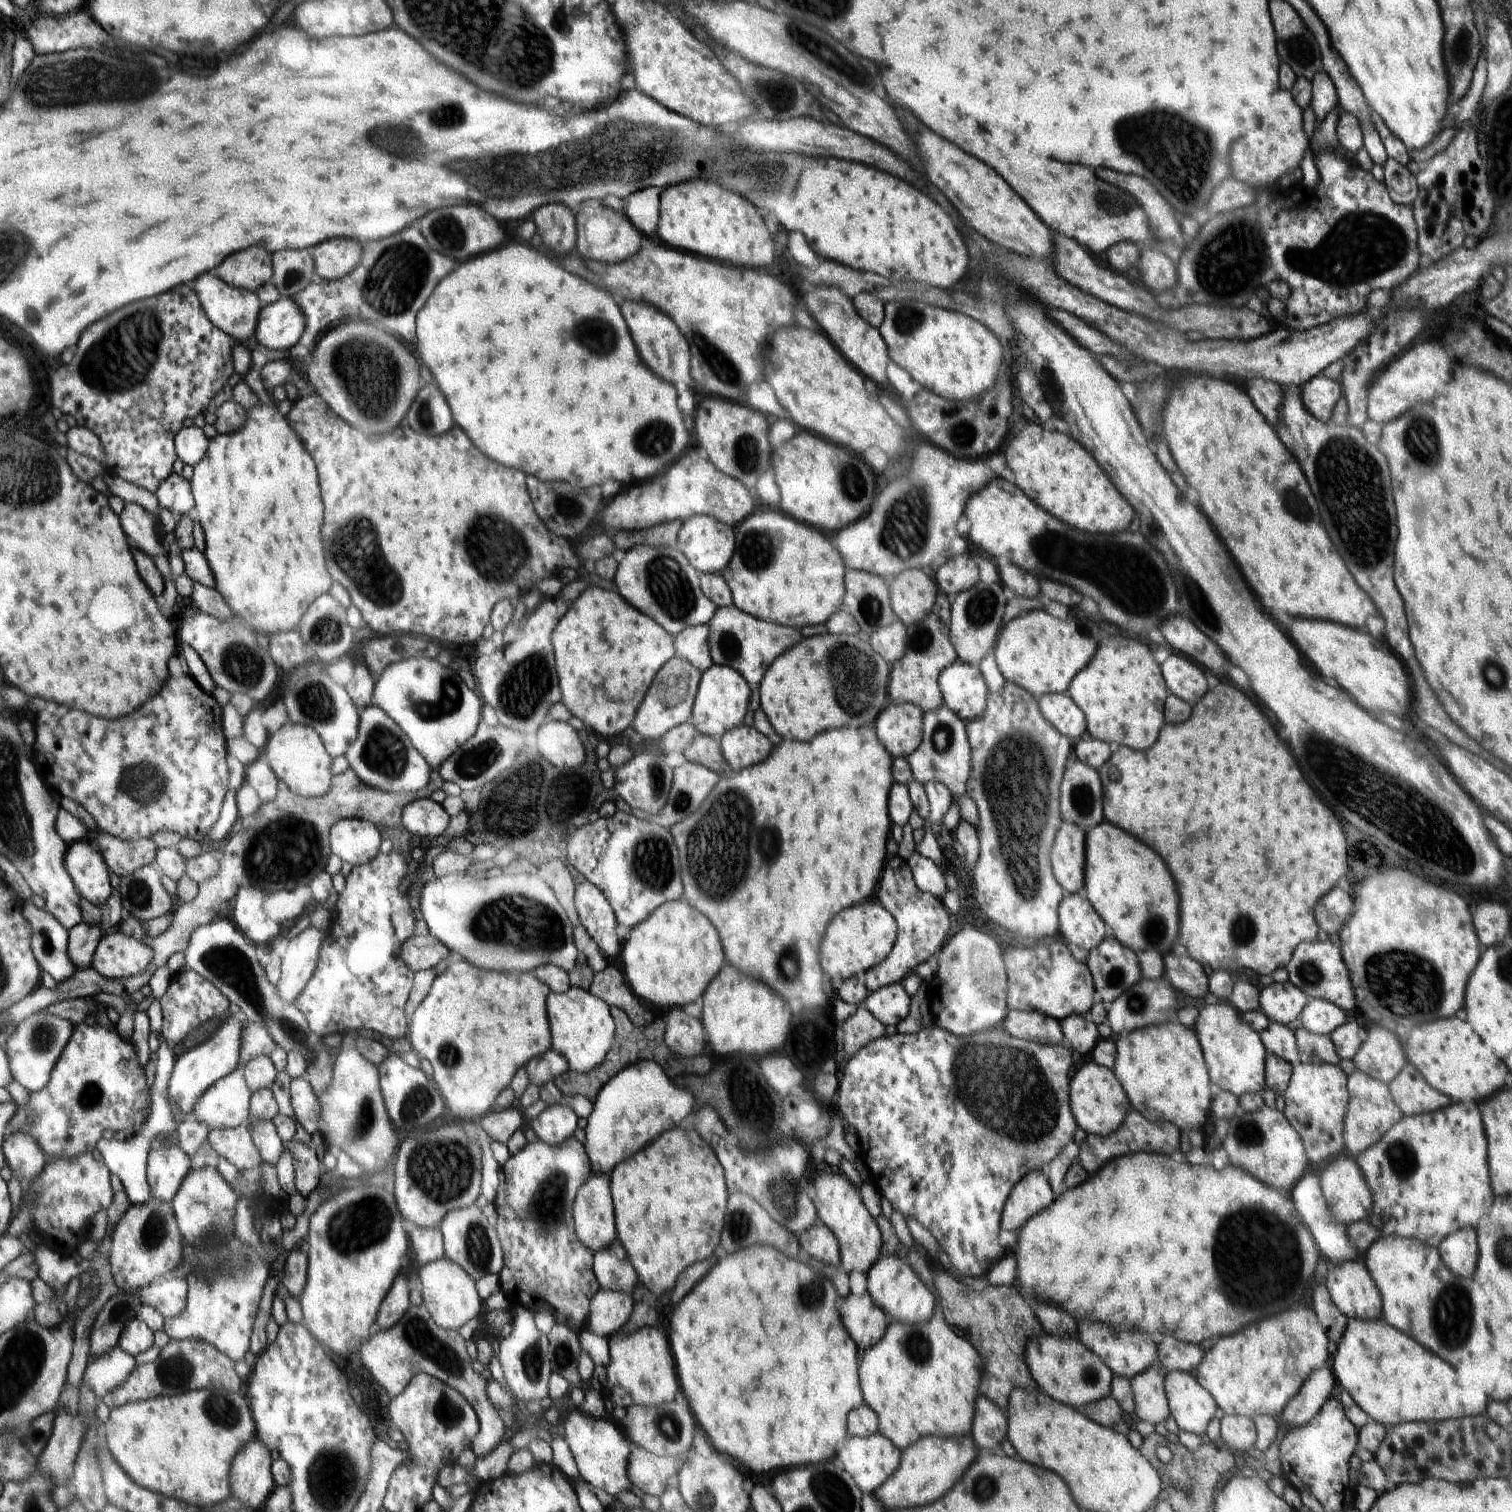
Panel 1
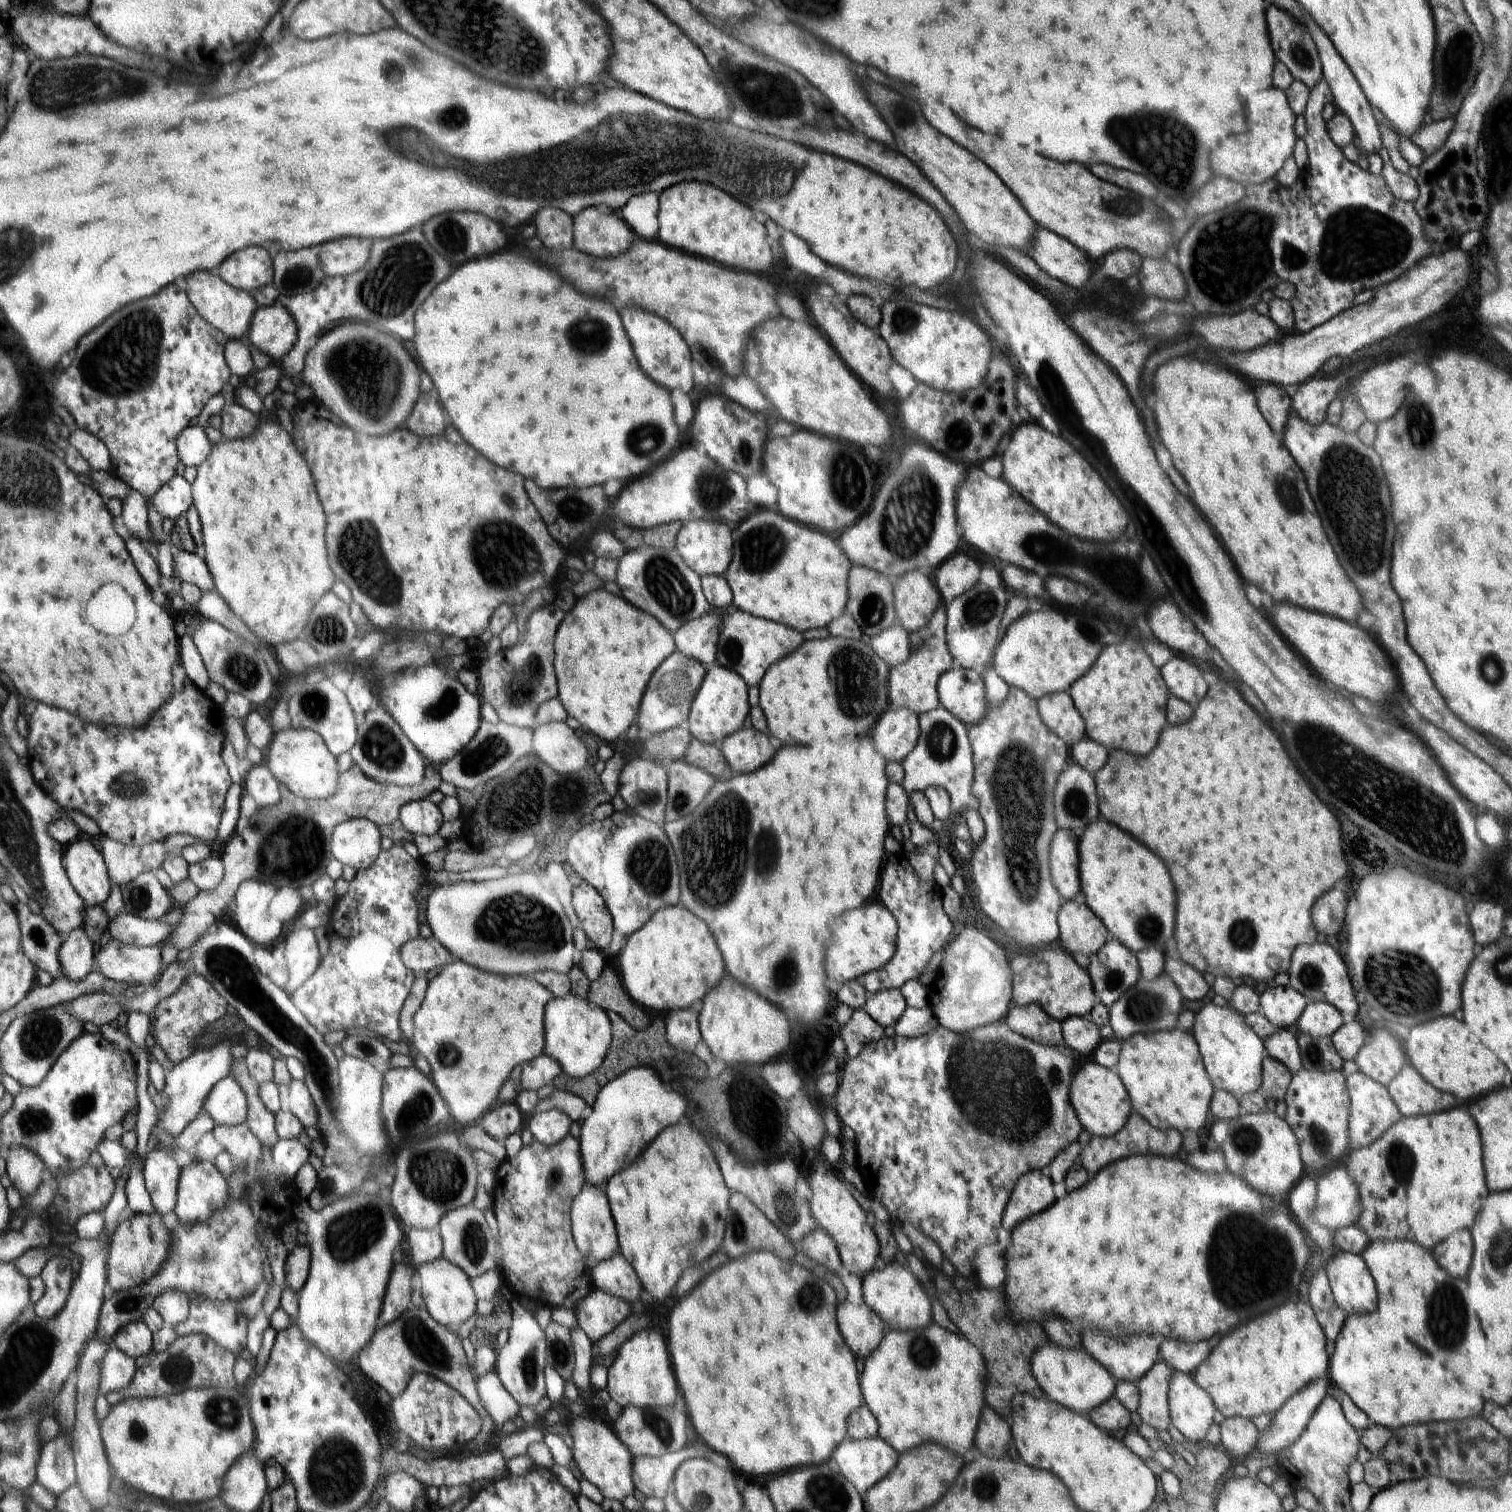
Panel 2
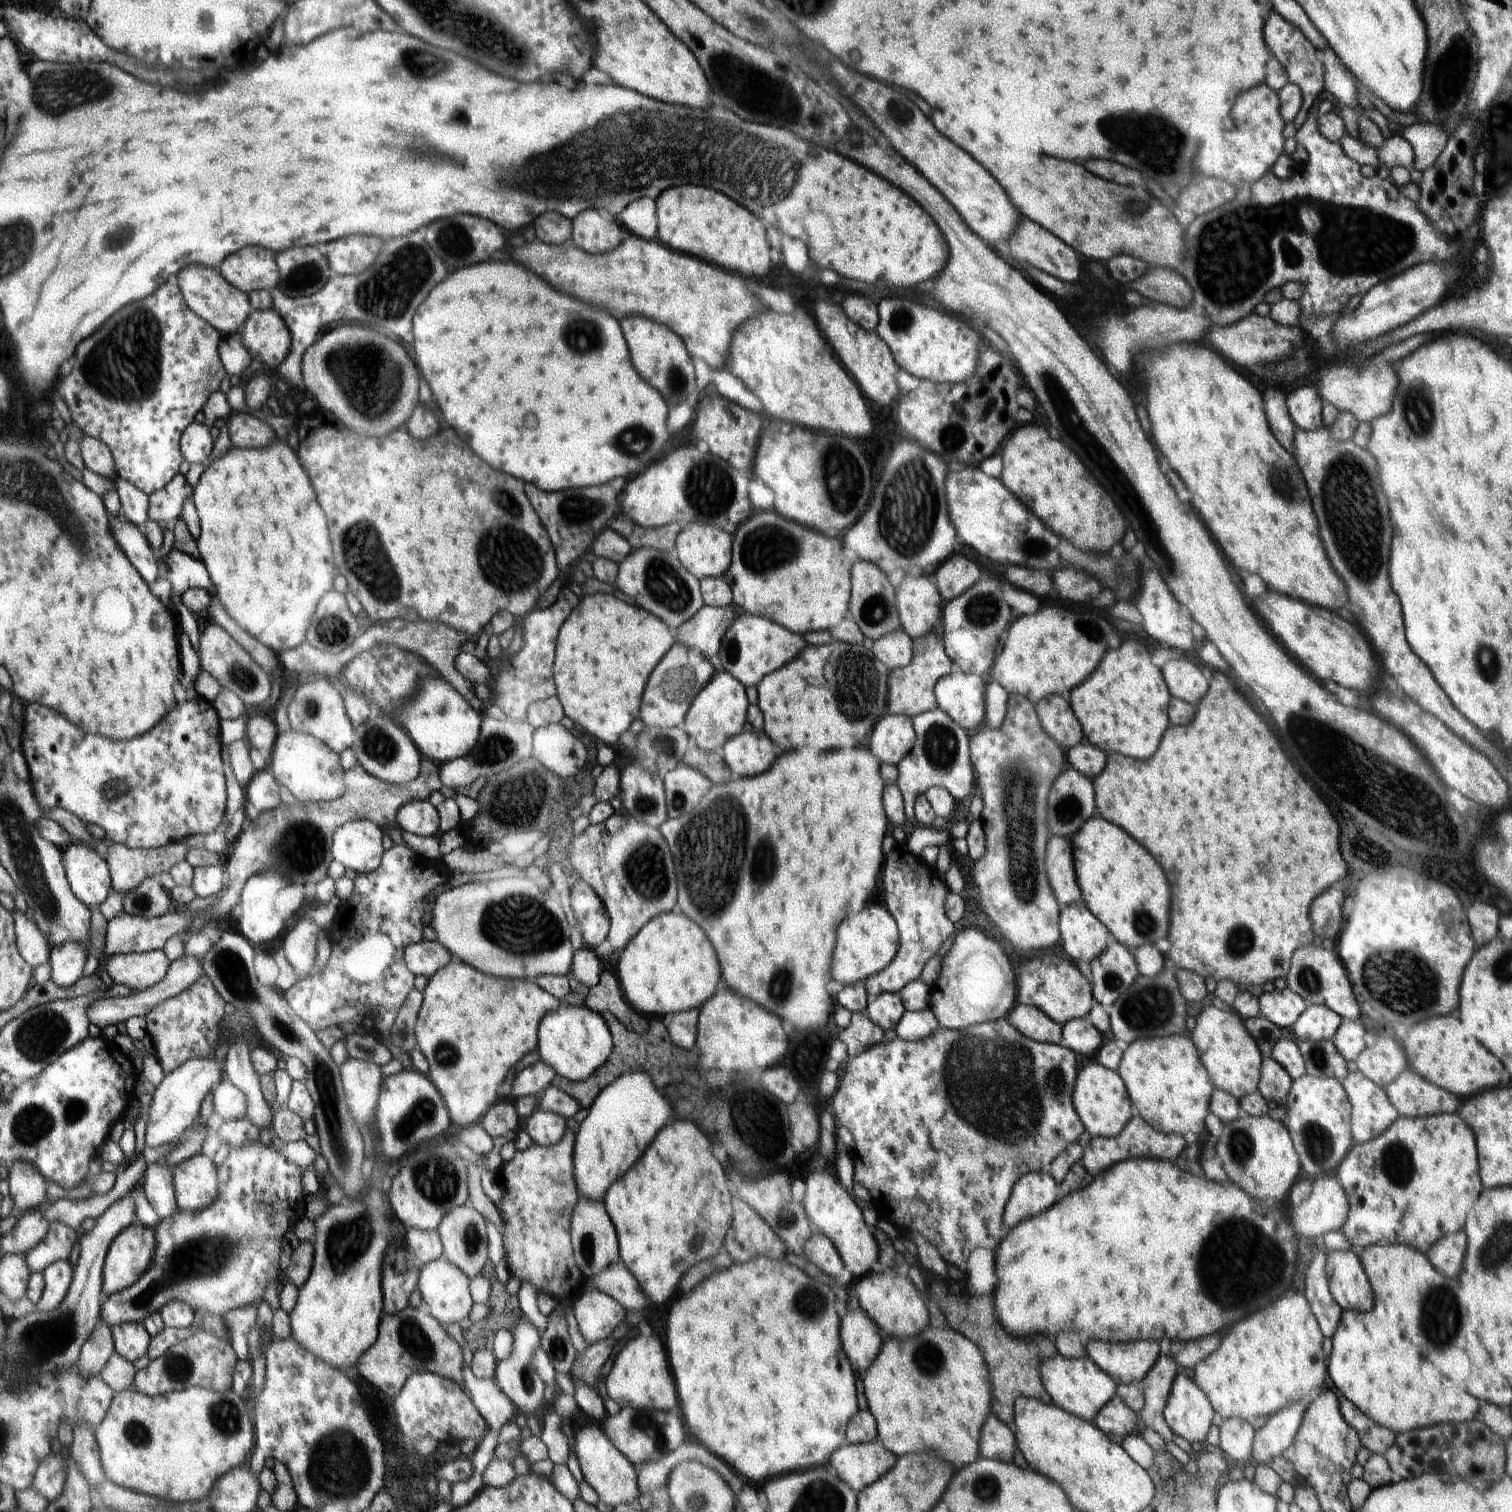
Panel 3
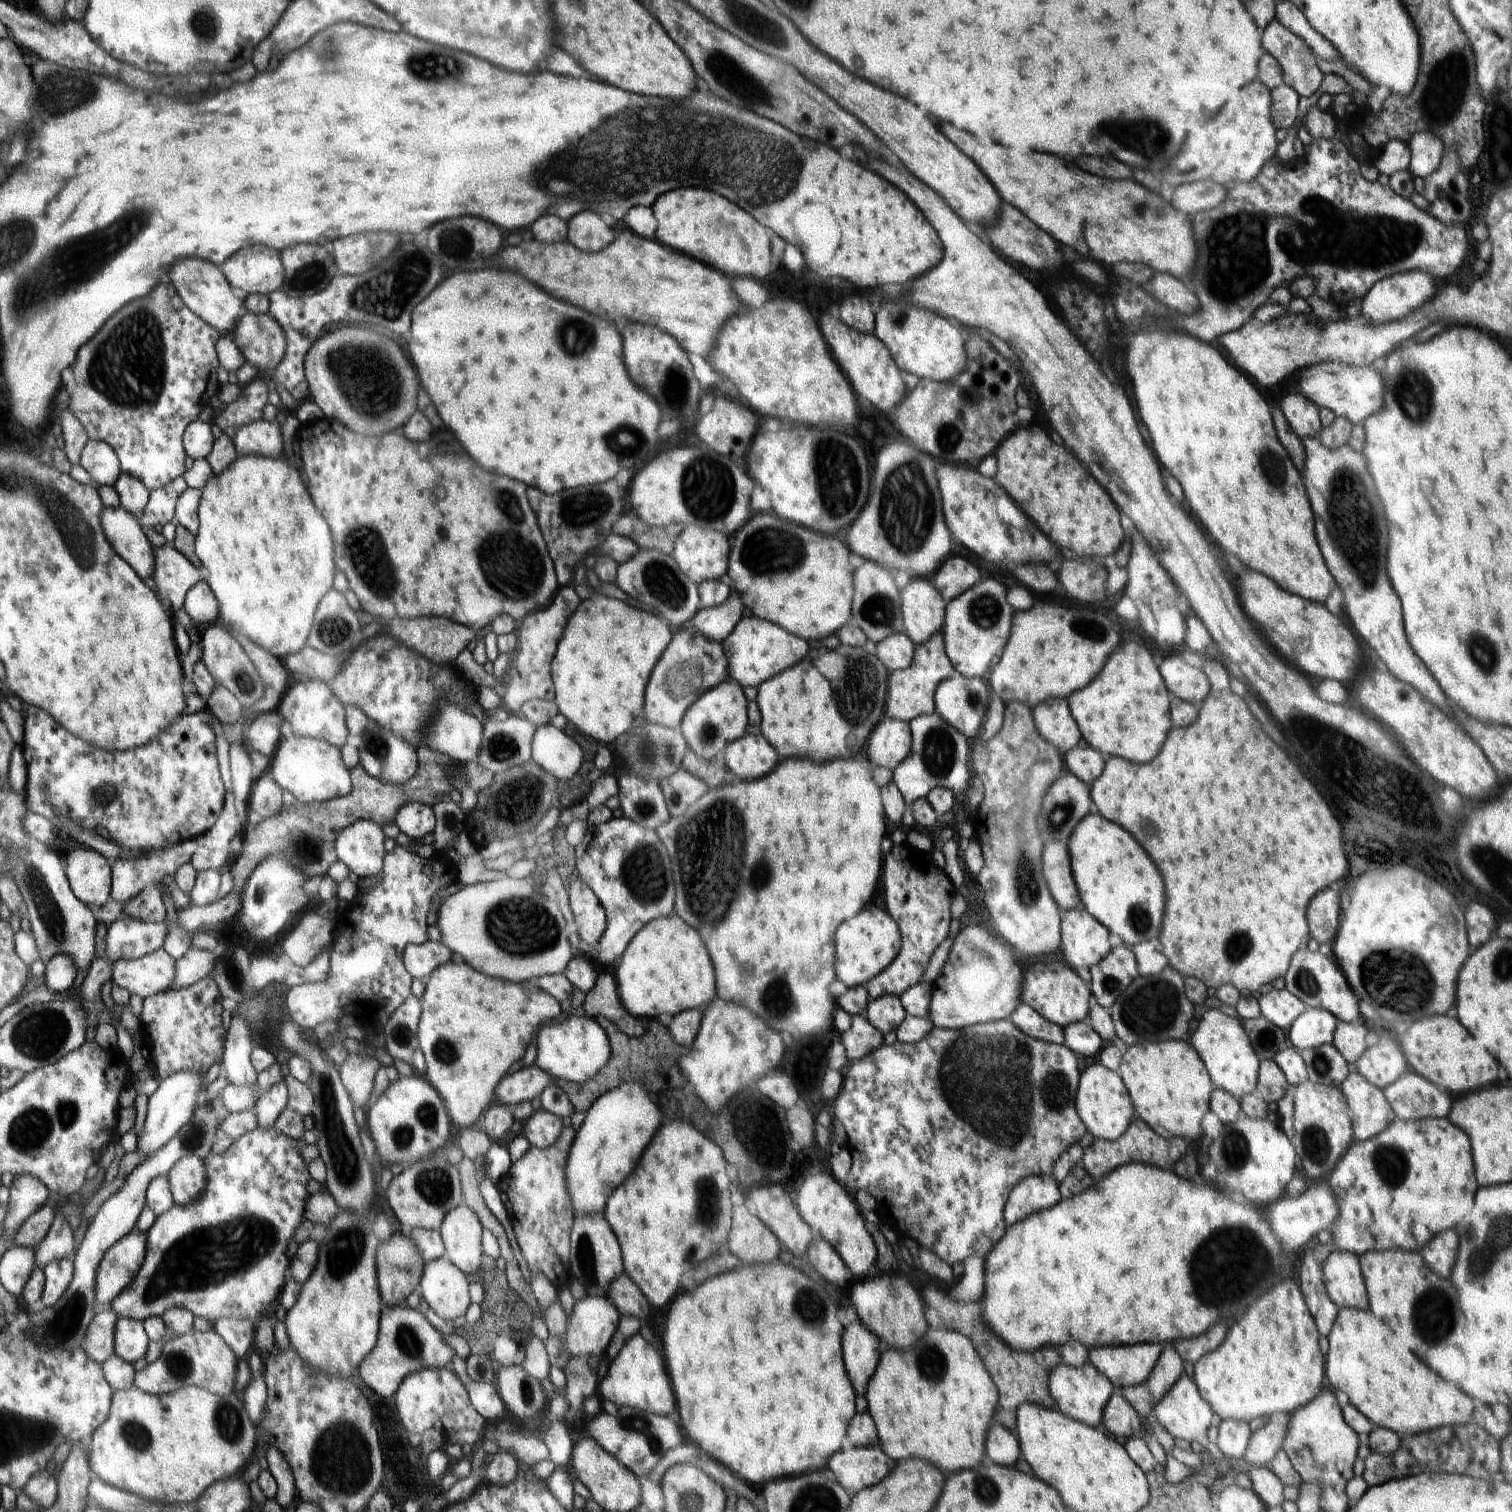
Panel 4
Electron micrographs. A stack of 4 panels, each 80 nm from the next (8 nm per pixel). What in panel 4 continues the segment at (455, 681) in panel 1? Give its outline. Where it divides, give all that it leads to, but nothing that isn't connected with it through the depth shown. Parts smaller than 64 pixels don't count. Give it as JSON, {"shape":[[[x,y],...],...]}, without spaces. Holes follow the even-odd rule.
{"shape":[[[449,701],[444,702],[431,732],[425,735],[426,746],[452,757],[457,763],[472,765],[482,742],[482,724]]]}

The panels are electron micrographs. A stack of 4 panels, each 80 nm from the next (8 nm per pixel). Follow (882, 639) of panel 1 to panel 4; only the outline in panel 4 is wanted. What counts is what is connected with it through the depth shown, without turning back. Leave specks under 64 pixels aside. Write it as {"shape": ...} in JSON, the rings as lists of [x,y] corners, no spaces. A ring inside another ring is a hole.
{"shape":[[[894,633],[877,644],[876,656],[890,670],[904,670],[912,664],[915,644],[906,633]]]}

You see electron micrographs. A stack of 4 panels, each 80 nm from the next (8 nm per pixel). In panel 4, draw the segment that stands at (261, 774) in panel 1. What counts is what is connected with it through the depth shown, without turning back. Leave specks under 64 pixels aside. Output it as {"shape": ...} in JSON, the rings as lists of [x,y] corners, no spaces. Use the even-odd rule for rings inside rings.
{"shape":[[[263,774],[256,779],[251,786],[252,790],[248,798],[249,810],[258,814],[262,820],[277,817],[282,810],[283,790],[268,774]]]}

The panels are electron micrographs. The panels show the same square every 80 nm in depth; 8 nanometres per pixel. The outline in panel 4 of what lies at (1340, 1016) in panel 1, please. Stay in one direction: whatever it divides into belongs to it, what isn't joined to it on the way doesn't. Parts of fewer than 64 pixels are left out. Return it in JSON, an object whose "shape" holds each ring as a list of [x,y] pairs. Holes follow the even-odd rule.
{"shape":[[[1306,1007],[1289,1026],[1287,1042],[1299,1053],[1304,1049],[1329,1045],[1333,1042],[1333,1034],[1339,1020],[1327,1010]]]}

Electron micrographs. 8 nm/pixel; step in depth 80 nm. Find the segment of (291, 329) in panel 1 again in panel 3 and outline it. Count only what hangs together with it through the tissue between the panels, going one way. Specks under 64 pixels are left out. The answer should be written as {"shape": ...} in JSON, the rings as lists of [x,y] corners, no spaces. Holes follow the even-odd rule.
{"shape":[[[273,308],[254,309],[240,334],[250,356],[270,368],[278,368],[292,350],[292,333],[280,313]]]}

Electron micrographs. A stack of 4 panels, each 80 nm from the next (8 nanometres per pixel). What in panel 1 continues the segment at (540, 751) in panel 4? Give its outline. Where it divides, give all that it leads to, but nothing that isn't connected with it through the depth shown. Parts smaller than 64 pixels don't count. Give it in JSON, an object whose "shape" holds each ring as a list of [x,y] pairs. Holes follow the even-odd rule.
{"shape":[[[550,720],[538,728],[536,746],[556,768],[576,768],[584,762],[584,748],[578,732],[569,723]]]}

